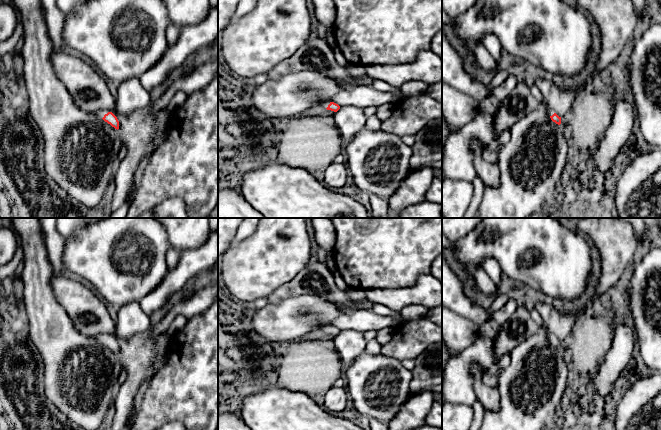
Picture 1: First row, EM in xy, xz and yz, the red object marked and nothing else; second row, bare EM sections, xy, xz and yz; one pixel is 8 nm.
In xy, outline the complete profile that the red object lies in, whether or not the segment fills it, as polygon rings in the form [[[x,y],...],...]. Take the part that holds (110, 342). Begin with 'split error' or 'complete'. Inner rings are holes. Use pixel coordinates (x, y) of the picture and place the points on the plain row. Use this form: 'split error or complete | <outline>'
split error | [[[98,335],[97,339],[115,353],[119,353],[119,345],[112,336]]]

